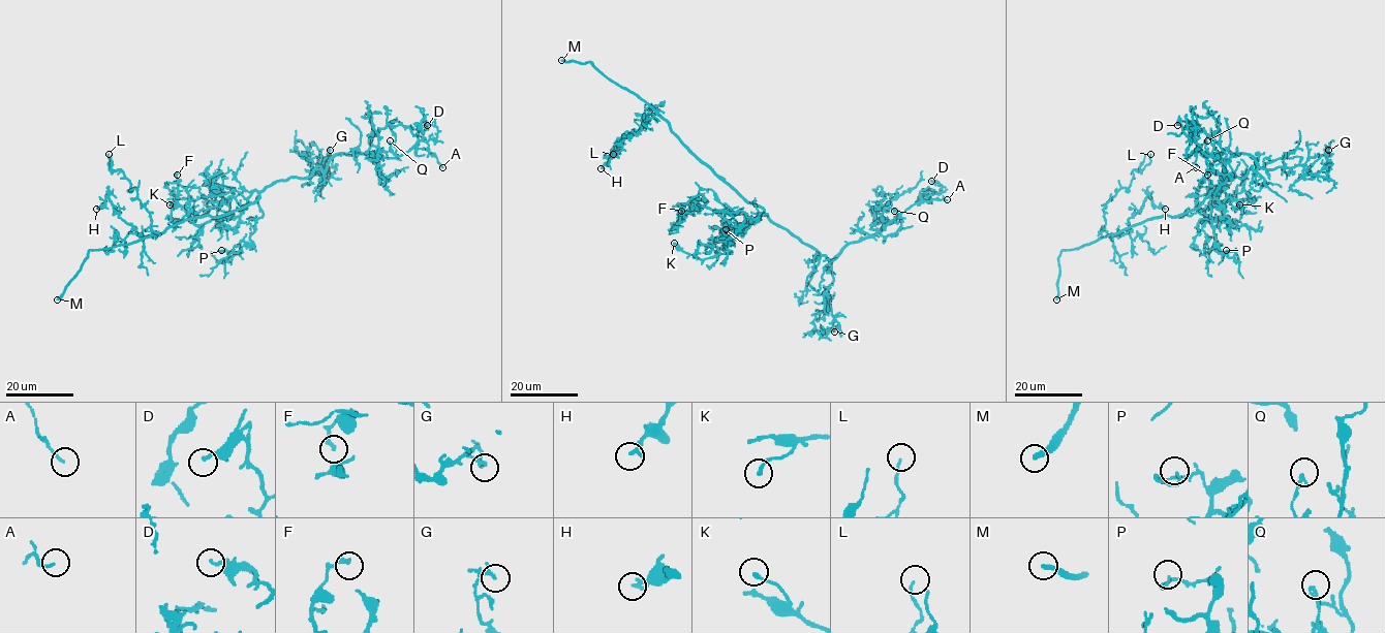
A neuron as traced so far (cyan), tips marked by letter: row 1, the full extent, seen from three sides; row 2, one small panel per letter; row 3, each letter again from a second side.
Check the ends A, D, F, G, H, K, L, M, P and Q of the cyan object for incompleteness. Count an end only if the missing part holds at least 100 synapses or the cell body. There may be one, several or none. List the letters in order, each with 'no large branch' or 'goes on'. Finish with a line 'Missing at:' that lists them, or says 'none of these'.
A: no large branch
D: no large branch
F: no large branch
G: no large branch
H: no large branch
K: no large branch
L: no large branch
M: goes on
P: no large branch
Q: no large branch
Missing at: M

